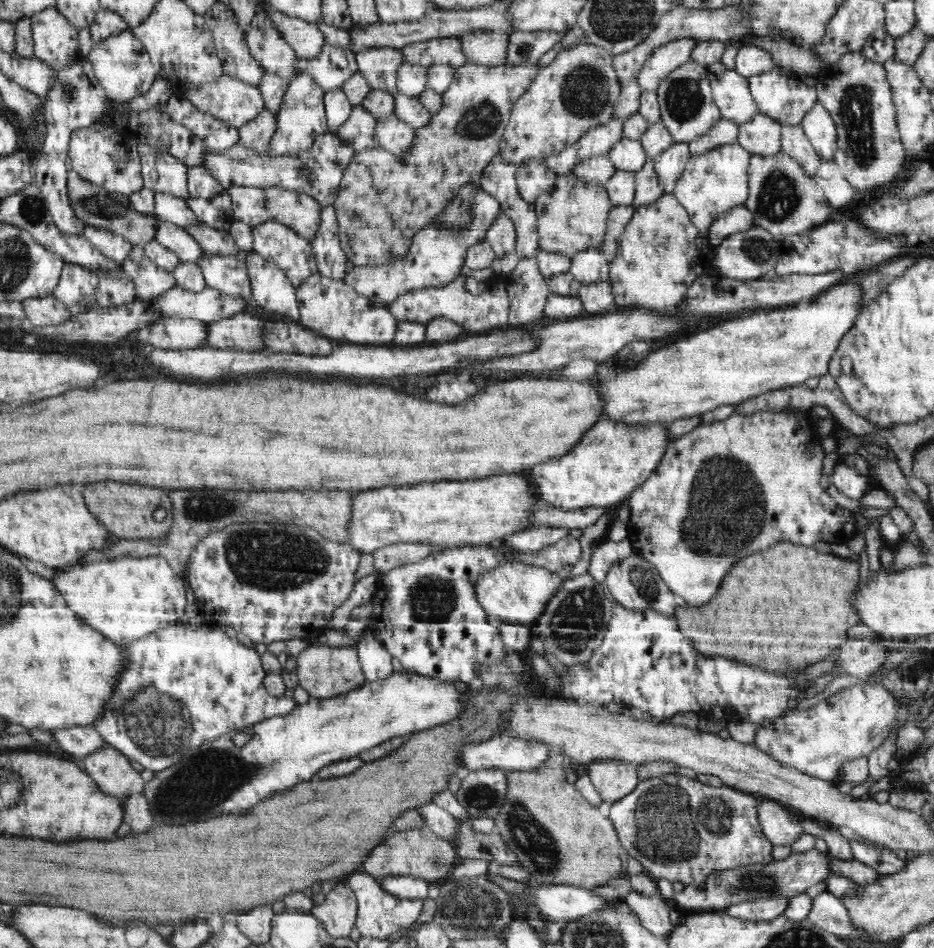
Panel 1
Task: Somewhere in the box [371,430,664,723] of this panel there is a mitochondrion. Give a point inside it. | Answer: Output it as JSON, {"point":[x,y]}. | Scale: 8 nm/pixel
{"point":[576,619]}

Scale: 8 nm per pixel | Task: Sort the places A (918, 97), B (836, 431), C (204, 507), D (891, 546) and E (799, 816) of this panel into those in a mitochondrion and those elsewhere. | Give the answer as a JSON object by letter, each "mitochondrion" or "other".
{"A":"other","B":"other","C":"mitochondrion","D":"other","E":"other"}

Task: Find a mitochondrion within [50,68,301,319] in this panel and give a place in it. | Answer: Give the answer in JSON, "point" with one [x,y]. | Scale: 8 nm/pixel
{"point":[97,206]}

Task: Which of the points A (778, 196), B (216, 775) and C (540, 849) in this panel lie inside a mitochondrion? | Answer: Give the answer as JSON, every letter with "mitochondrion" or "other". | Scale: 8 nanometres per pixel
{"A":"mitochondrion","B":"mitochondrion","C":"mitochondrion"}

